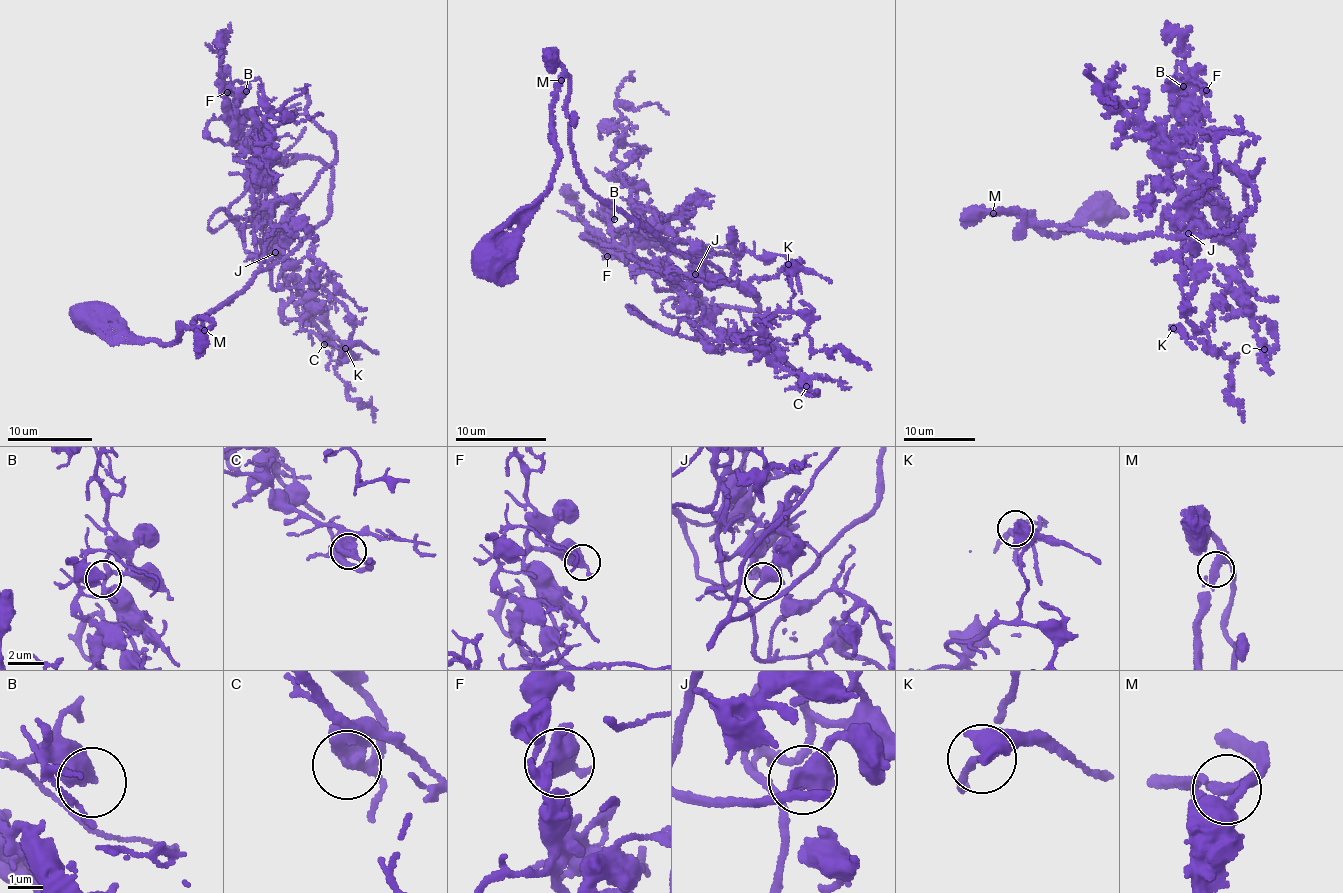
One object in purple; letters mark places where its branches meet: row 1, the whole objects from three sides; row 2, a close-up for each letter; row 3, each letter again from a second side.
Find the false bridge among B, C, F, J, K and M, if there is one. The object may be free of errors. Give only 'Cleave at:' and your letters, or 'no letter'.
Cleave at: no letter

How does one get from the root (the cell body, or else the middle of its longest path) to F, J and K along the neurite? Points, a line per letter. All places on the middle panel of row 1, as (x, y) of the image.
F: (494, 258), (549, 185), (567, 77), (581, 181), (672, 247), (739, 254), (618, 253), (595, 232), (607, 256)
J: (494, 258), (509, 251), (549, 185), (557, 157), (551, 110), (567, 77), (581, 181), (706, 264), (695, 274)
K: (494, 258), (567, 77), (581, 181), (706, 264), (655, 279), (667, 314), (731, 347), (788, 264)

